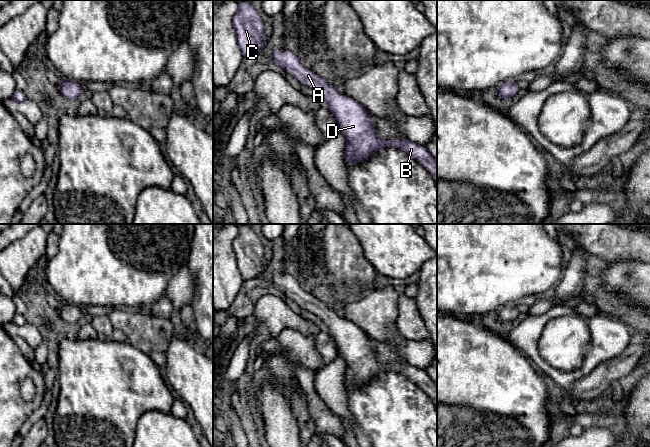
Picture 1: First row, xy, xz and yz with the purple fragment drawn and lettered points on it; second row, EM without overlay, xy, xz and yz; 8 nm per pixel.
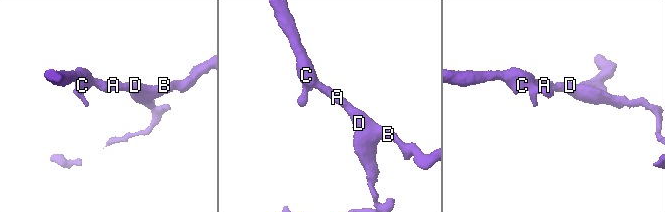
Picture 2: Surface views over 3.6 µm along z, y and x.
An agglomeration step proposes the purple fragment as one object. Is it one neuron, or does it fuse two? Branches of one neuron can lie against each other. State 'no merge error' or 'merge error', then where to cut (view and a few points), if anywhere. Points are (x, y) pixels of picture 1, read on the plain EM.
no merge error; no cut

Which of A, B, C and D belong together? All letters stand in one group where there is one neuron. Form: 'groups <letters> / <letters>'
groups A B C D

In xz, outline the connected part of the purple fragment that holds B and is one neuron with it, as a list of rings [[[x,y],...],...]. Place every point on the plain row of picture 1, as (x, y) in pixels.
[[[273,273],[272,285],[295,301],[301,308],[316,315],[329,329],[340,356],[346,363],[345,386],[352,390],[368,384],[381,372],[392,370],[407,377],[426,391],[437,408],[437,385],[426,370],[408,363],[381,364],[374,352],[370,336],[355,323],[341,318],[333,308],[328,308],[320,298],[305,291],[299,281],[290,275]]]

